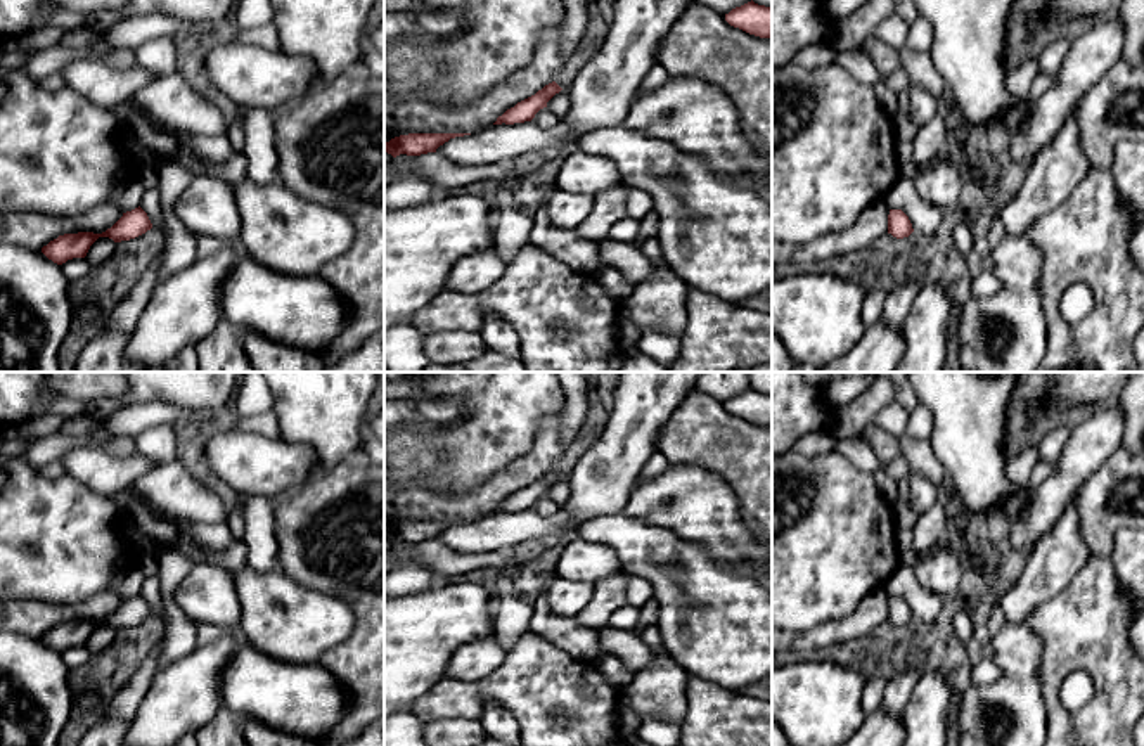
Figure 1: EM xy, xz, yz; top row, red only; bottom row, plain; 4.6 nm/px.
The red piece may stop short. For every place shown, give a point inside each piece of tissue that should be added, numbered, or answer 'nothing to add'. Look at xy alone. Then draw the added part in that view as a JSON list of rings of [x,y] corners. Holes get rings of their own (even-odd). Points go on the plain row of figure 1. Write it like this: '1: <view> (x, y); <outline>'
nothing to add

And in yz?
nothing to add

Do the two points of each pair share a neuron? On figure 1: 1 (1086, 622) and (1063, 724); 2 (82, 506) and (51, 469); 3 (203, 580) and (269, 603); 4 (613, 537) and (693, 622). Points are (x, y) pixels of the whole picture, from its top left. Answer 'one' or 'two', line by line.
1: one
2: two
3: two
4: one

